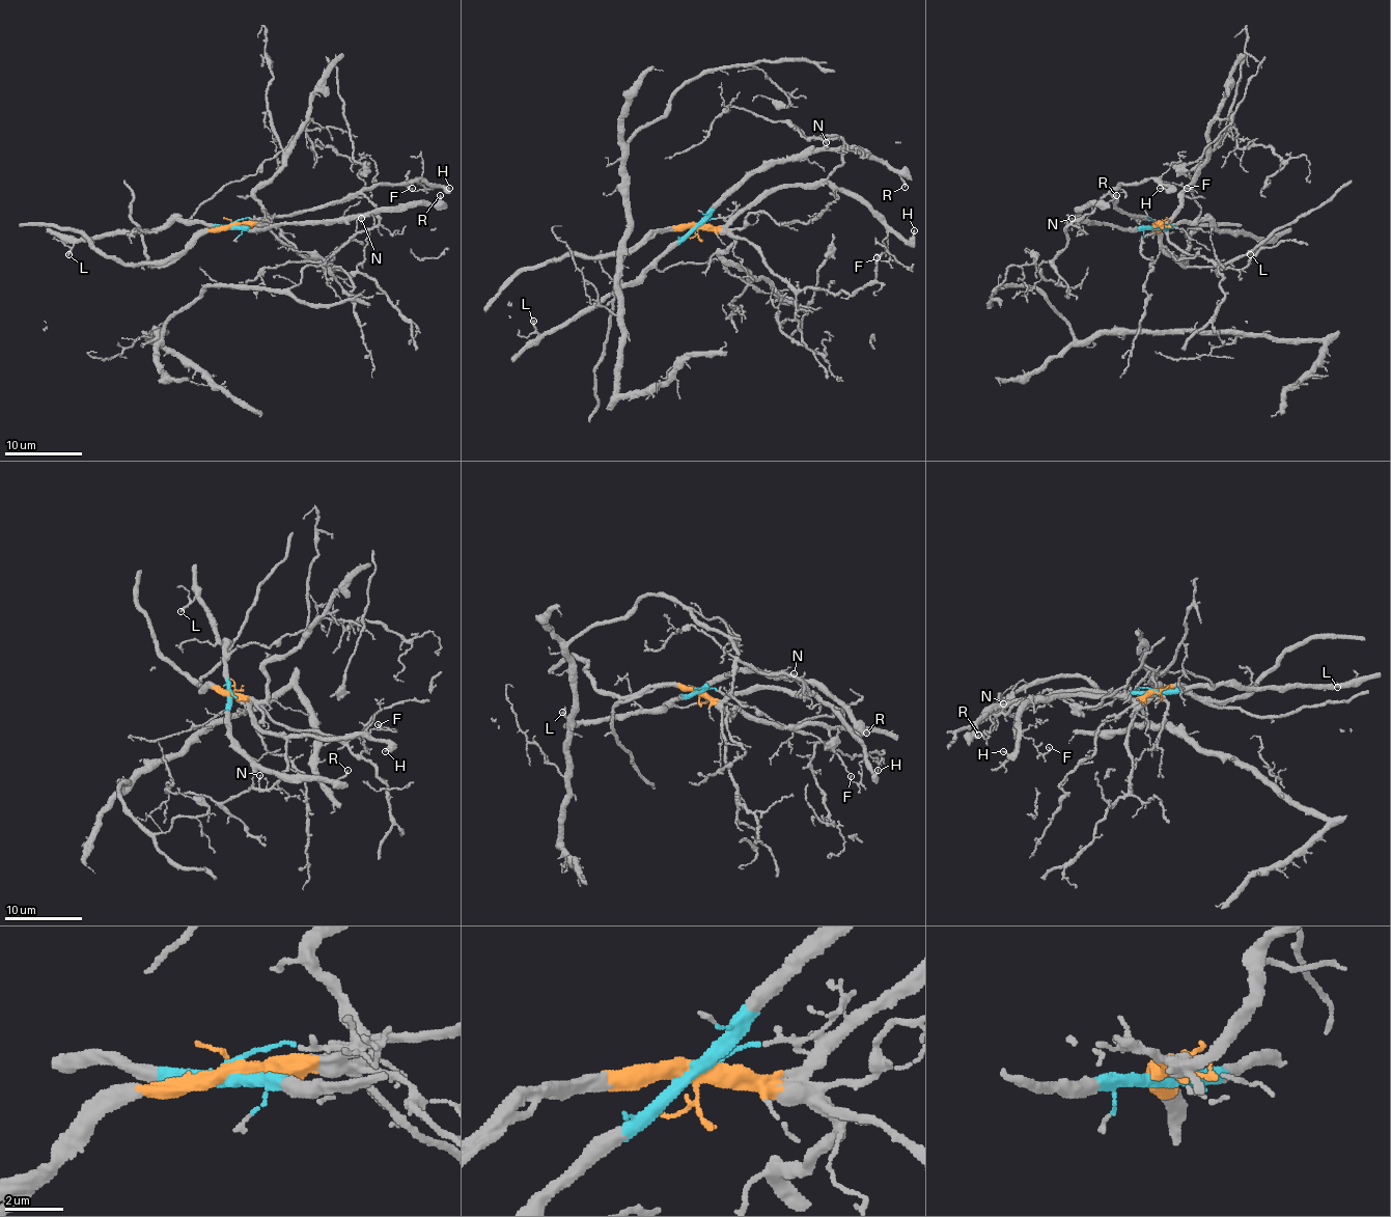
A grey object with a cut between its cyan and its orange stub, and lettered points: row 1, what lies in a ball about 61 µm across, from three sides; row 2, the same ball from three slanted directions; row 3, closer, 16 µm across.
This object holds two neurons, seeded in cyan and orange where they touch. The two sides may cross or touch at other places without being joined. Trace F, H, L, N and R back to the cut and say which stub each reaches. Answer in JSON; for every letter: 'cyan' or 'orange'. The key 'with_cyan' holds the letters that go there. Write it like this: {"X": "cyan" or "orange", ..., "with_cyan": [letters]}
{"F": "orange", "H": "orange", "L": "cyan", "N": "orange", "R": "cyan", "with_cyan": ["L", "R"]}

